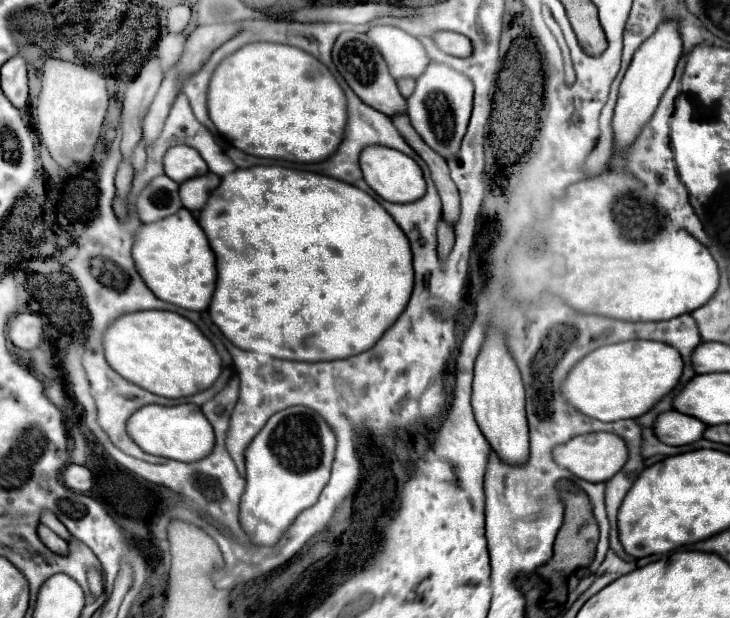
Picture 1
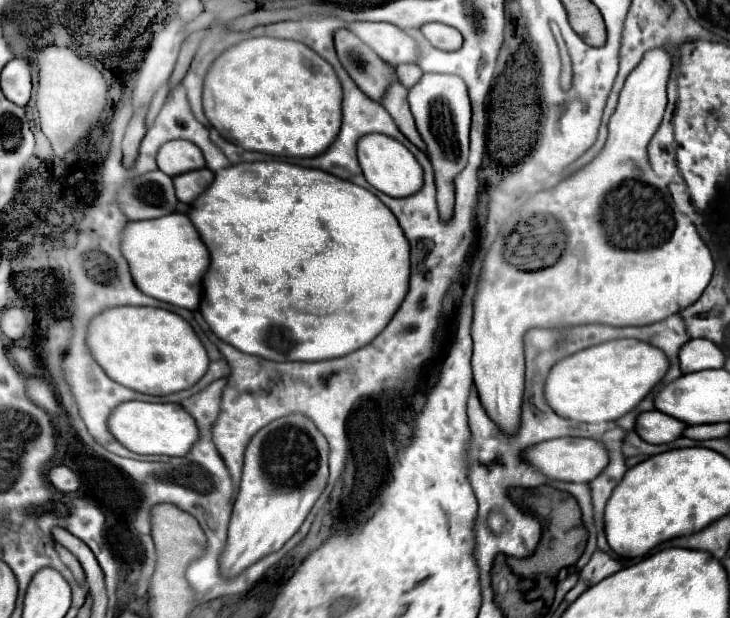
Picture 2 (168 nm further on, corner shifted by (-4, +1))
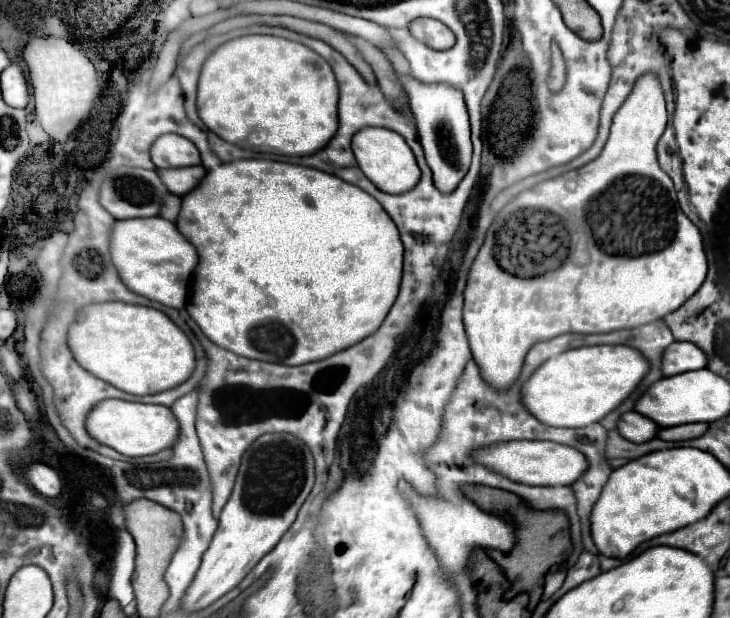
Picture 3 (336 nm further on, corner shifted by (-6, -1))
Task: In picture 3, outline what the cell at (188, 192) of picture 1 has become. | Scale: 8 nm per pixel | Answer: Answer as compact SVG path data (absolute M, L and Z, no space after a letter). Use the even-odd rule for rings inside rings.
M196 165L196 167L182 167L182 169L158 169L158 173L162 173L162 181L166 181L170 193L184 197L202 181L206 169L202 165Z

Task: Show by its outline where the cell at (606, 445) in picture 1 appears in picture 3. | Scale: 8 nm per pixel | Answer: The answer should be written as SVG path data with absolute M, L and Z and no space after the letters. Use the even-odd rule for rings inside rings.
M550 441L496 443L490 447L478 449L478 453L474 453L474 459L482 461L482 465L494 469L496 473L502 473L502 475L510 477L512 481L526 483L526 485L572 485L588 469L586 455L580 453L576 447L550 443Z

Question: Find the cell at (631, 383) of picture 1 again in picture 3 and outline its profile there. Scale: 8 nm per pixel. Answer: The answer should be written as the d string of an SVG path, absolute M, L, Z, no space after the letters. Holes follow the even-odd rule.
M628 345L578 347L552 357L522 387L522 403L542 423L554 427L588 427L618 409L648 375L650 363Z

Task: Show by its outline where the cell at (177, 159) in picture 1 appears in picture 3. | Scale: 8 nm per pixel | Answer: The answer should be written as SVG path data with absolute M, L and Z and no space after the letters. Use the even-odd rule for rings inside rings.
M162 135L154 141L152 161L158 169L176 169L176 167L192 167L200 165L200 153L192 141L180 135Z

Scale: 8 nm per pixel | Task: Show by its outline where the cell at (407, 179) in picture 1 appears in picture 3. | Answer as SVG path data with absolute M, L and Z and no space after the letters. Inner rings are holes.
M382 127L362 129L352 139L352 151L354 151L358 167L364 171L364 175L384 193L392 193L392 195L406 193L406 191L414 189L414 185L420 181L420 169L414 161L412 149L394 131L388 131Z

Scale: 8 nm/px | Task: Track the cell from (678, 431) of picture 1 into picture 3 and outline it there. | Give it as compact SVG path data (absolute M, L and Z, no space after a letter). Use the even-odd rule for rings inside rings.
M630 411L630 413L624 413L622 419L618 421L618 431L632 443L646 443L658 437L660 425L640 415L638 411Z

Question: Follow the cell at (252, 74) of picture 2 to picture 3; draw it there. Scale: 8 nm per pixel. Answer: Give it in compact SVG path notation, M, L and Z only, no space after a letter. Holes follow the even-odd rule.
M244 35L244 37L238 37L238 39L226 41L206 59L202 73L200 73L200 81L198 81L198 115L210 131L214 131L218 137L222 137L228 143L246 141L258 151L278 153L278 155L288 155L288 157L312 155L312 153L324 149L328 145L330 137L334 137L336 131L338 131L338 83L336 83L336 77L332 73L332 67L322 57L318 57L318 53L304 47L302 43L288 41L284 37L274 37L274 35Z

